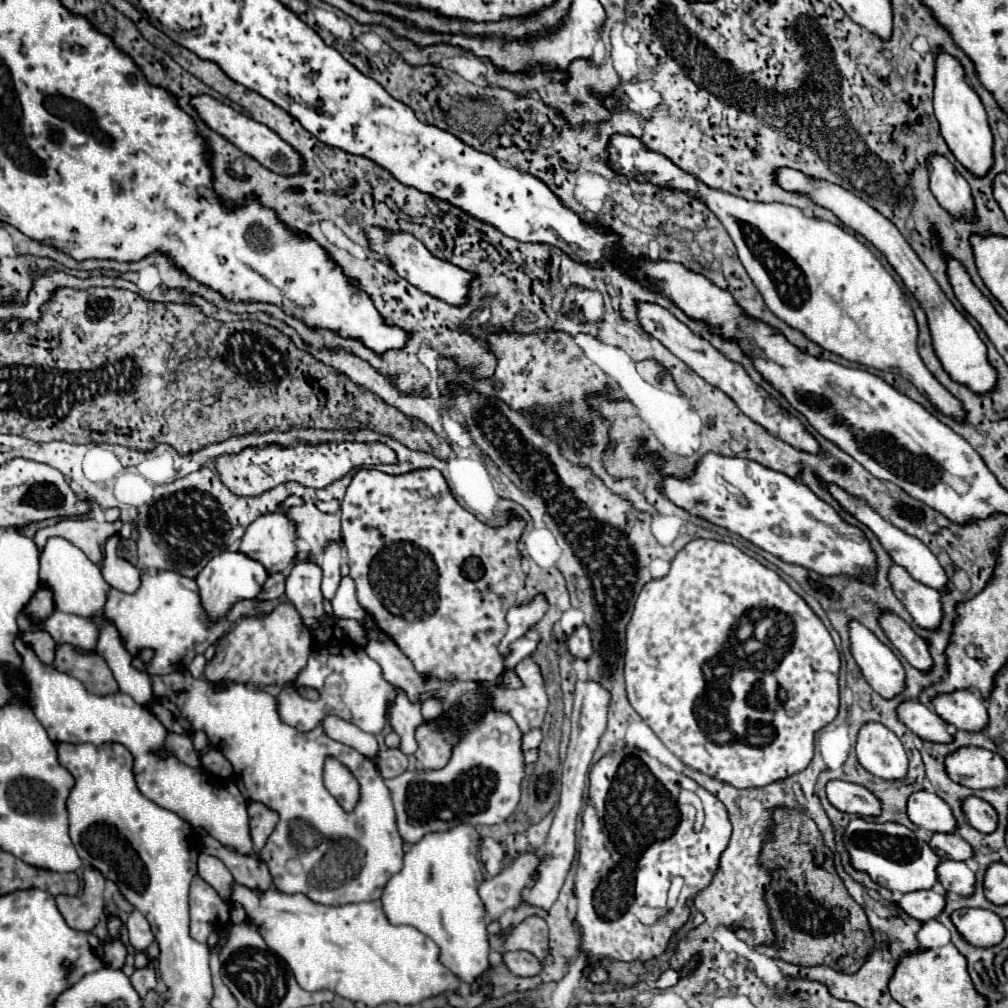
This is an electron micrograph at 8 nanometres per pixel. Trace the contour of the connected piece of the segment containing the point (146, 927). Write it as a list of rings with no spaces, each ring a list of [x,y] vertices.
[[[137,909],[129,915],[125,925],[127,925],[127,931],[129,931],[129,941],[136,949],[146,949],[154,941],[149,921]]]

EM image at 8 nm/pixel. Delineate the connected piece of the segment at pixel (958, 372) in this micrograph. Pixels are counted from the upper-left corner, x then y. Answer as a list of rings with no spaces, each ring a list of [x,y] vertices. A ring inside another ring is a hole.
[[[779,169],[777,179],[783,189],[809,195],[811,201],[833,211],[849,229],[861,233],[867,241],[871,241],[887,257],[891,267],[903,279],[905,287],[925,309],[935,353],[937,353],[939,361],[945,365],[945,371],[949,373],[949,377],[953,377],[953,381],[961,381],[963,385],[969,385],[969,389],[973,389],[975,393],[985,393],[985,389],[993,389],[993,377],[997,377],[997,373],[993,373],[993,369],[989,369],[989,361],[985,357],[985,343],[979,339],[977,331],[969,325],[969,321],[951,305],[951,301],[945,297],[945,293],[933,279],[933,275],[927,271],[927,267],[921,263],[921,259],[915,255],[915,251],[909,247],[909,243],[903,239],[899,229],[889,219],[885,219],[881,213],[877,213],[873,207],[869,207],[865,201],[861,201],[847,189],[841,189],[839,185],[833,185],[827,181],[817,181],[817,179],[805,177],[803,173],[799,173],[795,169]]]

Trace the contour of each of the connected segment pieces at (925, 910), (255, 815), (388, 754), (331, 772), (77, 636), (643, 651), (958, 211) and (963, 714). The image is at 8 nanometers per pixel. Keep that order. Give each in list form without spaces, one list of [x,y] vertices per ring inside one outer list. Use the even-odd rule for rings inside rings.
[[[913,891],[905,893],[897,905],[913,919],[917,921],[929,921],[935,919],[941,909],[945,907],[945,897],[935,891]]]
[[[259,801],[249,803],[249,827],[251,827],[251,839],[255,843],[255,849],[265,847],[277,821],[279,821],[277,811],[269,809],[267,805],[263,805]]]
[[[381,749],[377,753],[377,765],[381,777],[391,779],[407,769],[407,757],[399,749]]]
[[[337,759],[325,761],[325,787],[327,791],[339,801],[339,805],[349,811],[359,799],[359,785],[357,779],[345,769]]]
[[[55,611],[45,621],[45,631],[55,639],[55,643],[71,643],[75,647],[81,645],[85,651],[93,651],[97,643],[97,627],[93,621],[63,611]]]
[[[693,539],[685,545],[683,551],[677,553],[677,557],[671,561],[671,571],[663,579],[649,581],[637,601],[633,617],[627,625],[627,651],[625,651],[625,681],[627,681],[627,699],[631,707],[643,717],[643,721],[653,729],[653,733],[663,741],[663,745],[681,759],[683,765],[701,771],[709,775],[711,779],[729,783],[733,787],[763,787],[773,781],[785,779],[801,769],[805,769],[813,757],[813,735],[827,723],[831,723],[839,709],[839,653],[833,645],[833,639],[825,625],[817,619],[817,615],[807,607],[807,603],[793,593],[793,589],[771,569],[763,567],[757,559],[741,553],[731,543],[721,543],[713,539]],[[757,613],[767,613],[767,617],[773,617],[773,627],[769,629],[769,645],[765,651],[757,653],[745,653],[745,649],[735,649],[729,643],[731,631],[739,625],[739,617],[749,615],[751,619]]]
[[[931,153],[927,155],[927,167],[929,167],[929,187],[931,193],[935,195],[935,199],[939,201],[939,205],[943,209],[947,209],[949,213],[953,213],[953,217],[967,217],[973,219],[973,197],[971,197],[971,189],[969,183],[955,171],[955,167],[949,163],[949,159],[941,153]]]
[[[967,689],[953,693],[941,693],[931,699],[931,709],[949,725],[965,731],[977,731],[985,727],[987,713],[983,701]]]

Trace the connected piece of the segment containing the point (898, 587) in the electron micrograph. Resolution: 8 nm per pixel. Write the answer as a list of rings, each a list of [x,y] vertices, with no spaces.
[[[893,563],[889,567],[889,583],[897,599],[911,613],[915,623],[925,629],[935,629],[941,621],[941,593],[913,579],[905,567]]]

